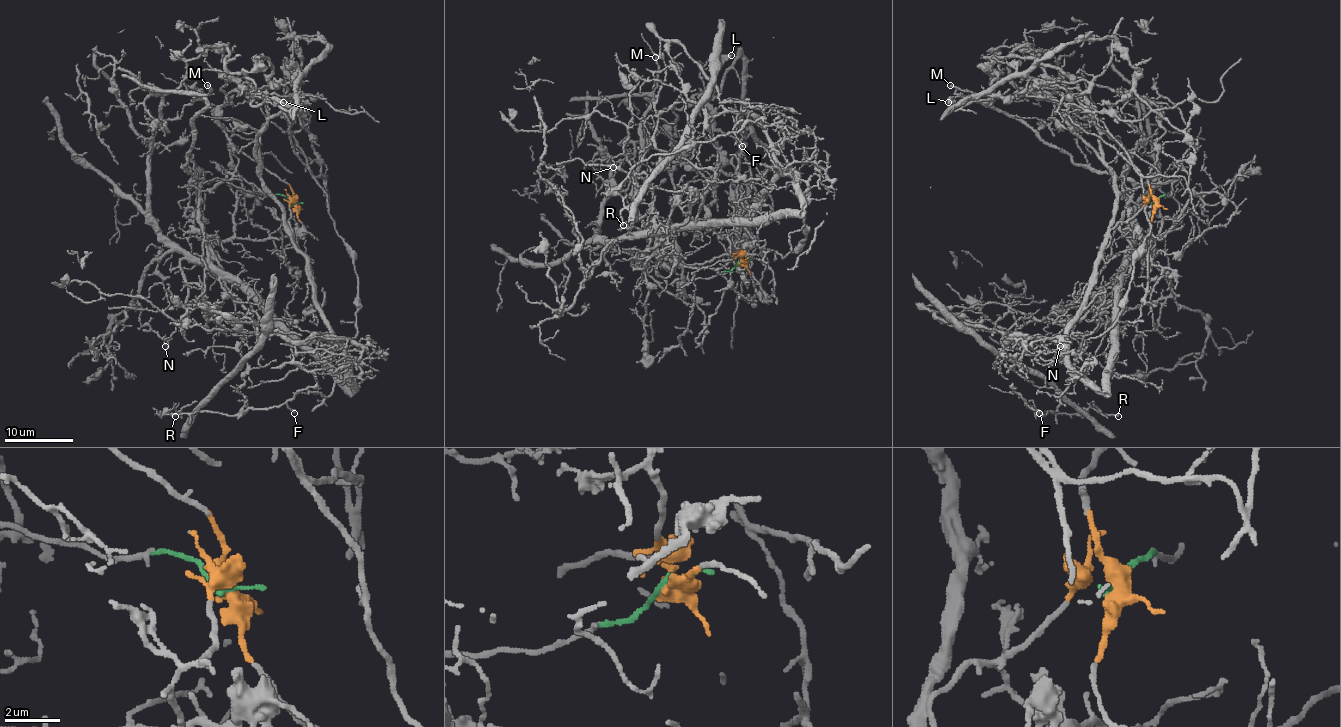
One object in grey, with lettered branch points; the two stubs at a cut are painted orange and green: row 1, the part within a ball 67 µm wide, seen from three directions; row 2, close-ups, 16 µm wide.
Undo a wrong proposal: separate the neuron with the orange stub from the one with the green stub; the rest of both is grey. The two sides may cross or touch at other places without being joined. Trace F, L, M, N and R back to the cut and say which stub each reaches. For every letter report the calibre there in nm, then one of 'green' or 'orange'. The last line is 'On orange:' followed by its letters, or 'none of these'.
F: calibre 150 nm; orange
L: calibre 440 nm; orange
M: calibre 240 nm; green
N: calibre 90 nm; orange
R: calibre 160 nm; orange
On orange: F, L, N, R

